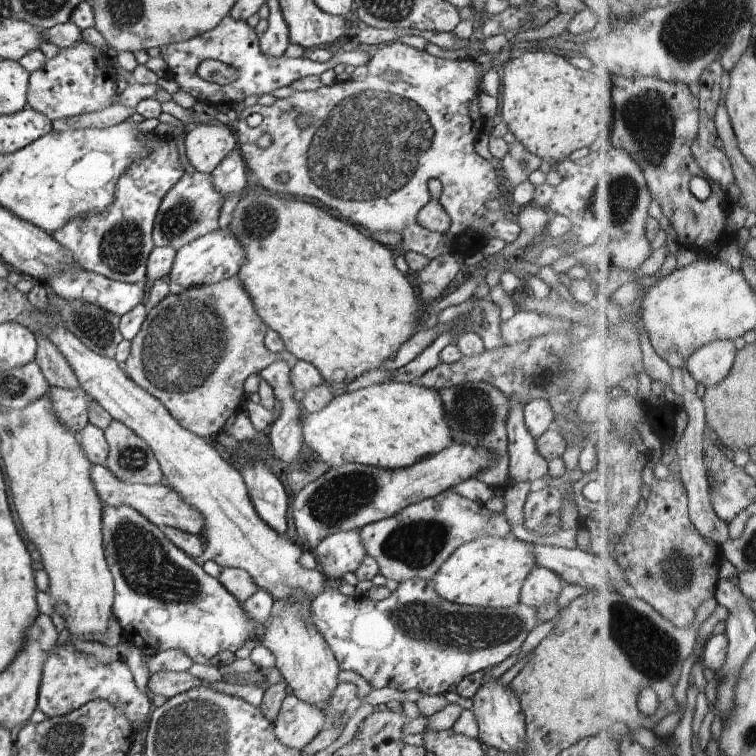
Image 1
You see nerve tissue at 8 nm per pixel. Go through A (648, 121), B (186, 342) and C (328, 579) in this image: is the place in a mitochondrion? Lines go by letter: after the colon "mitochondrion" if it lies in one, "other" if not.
A: mitochondrion
B: mitochondrion
C: other

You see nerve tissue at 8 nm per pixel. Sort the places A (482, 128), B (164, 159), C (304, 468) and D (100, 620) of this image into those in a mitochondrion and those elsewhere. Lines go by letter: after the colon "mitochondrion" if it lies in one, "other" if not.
A: other
B: other
C: mitochondrion
D: other

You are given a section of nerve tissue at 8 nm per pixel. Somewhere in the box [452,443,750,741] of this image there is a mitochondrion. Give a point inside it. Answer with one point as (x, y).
(654, 651)

